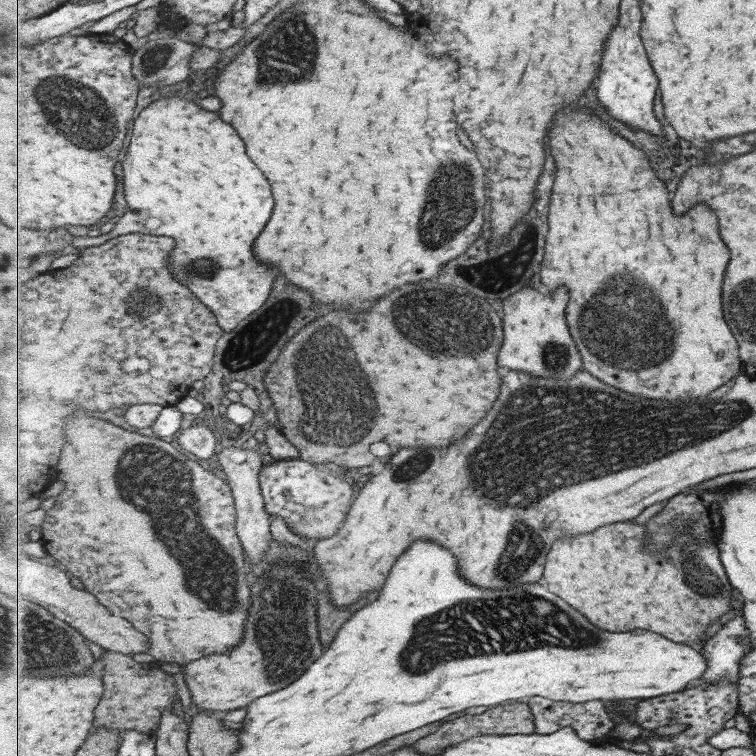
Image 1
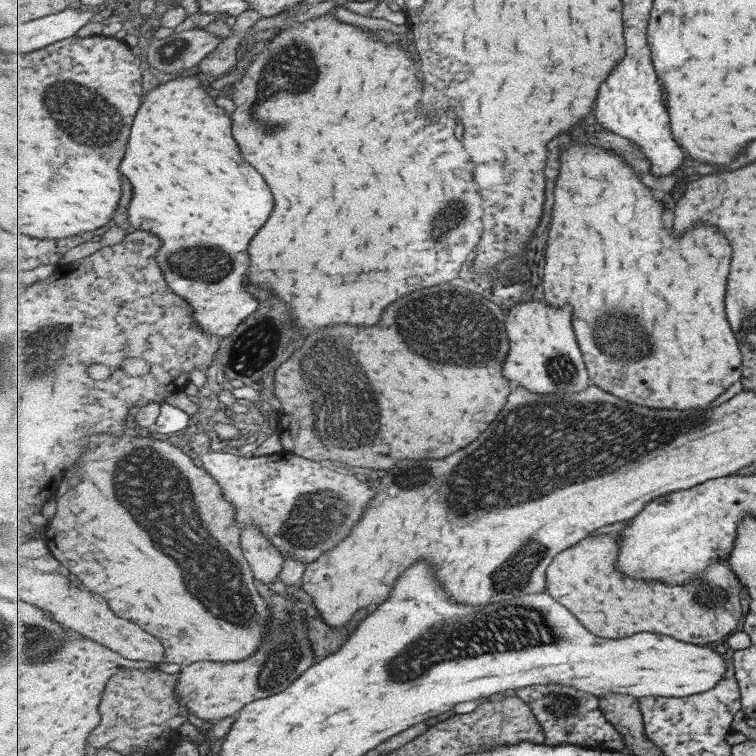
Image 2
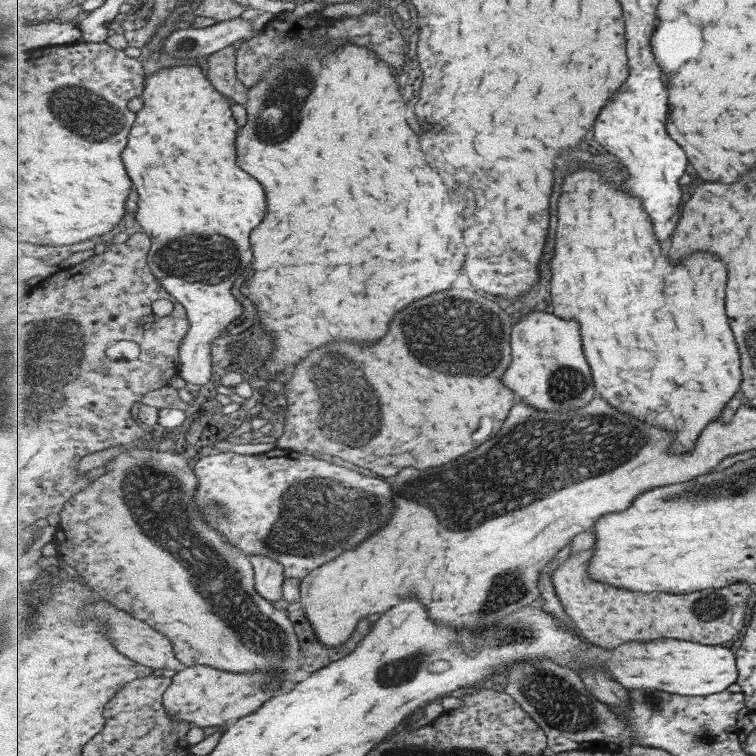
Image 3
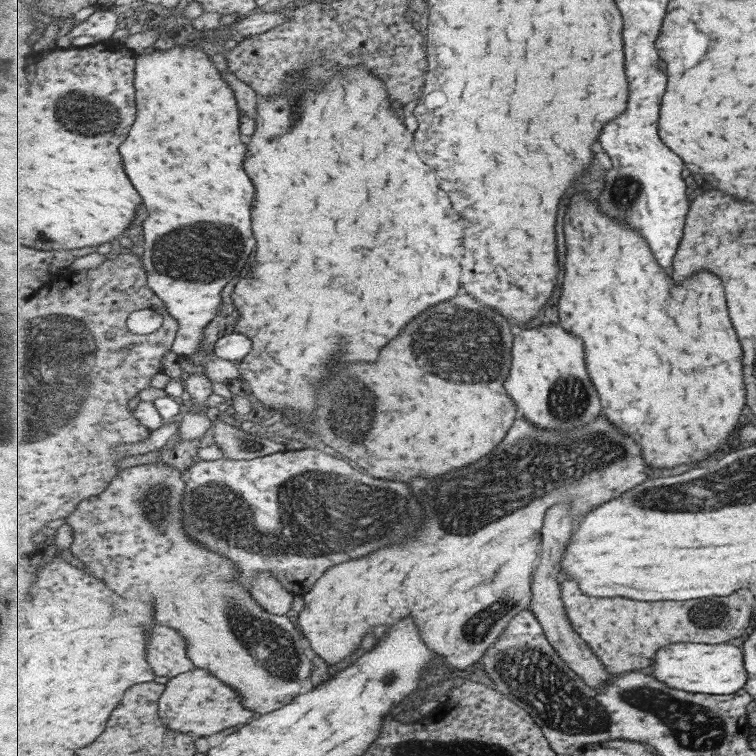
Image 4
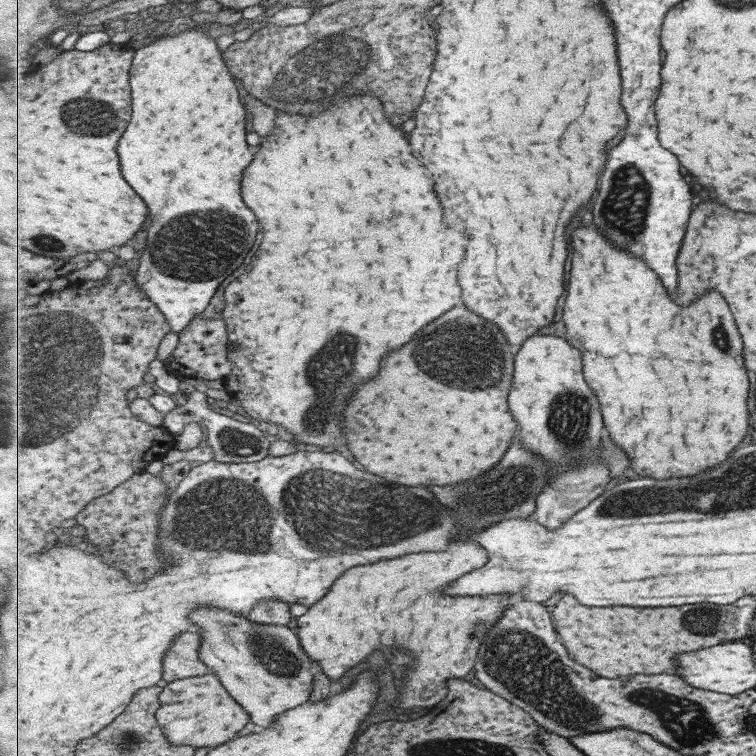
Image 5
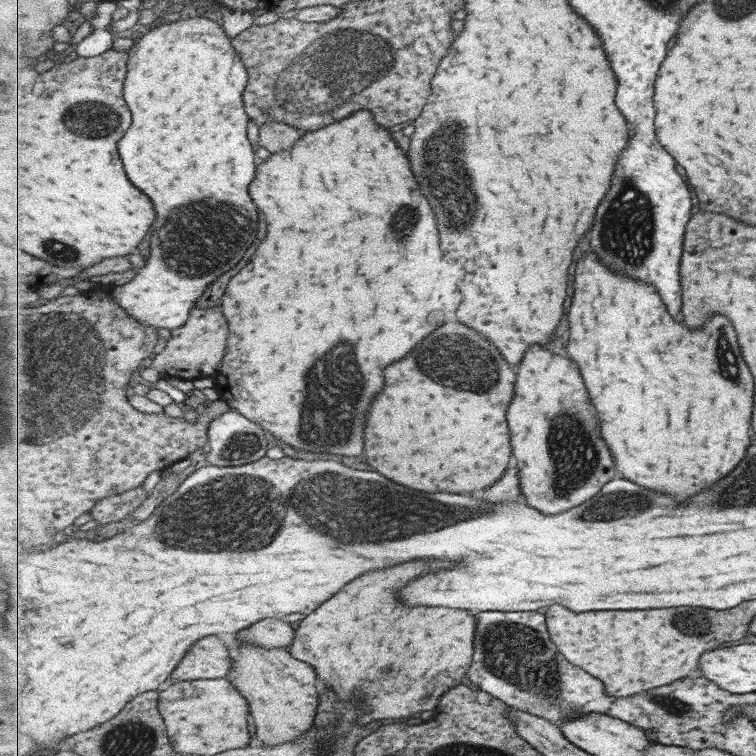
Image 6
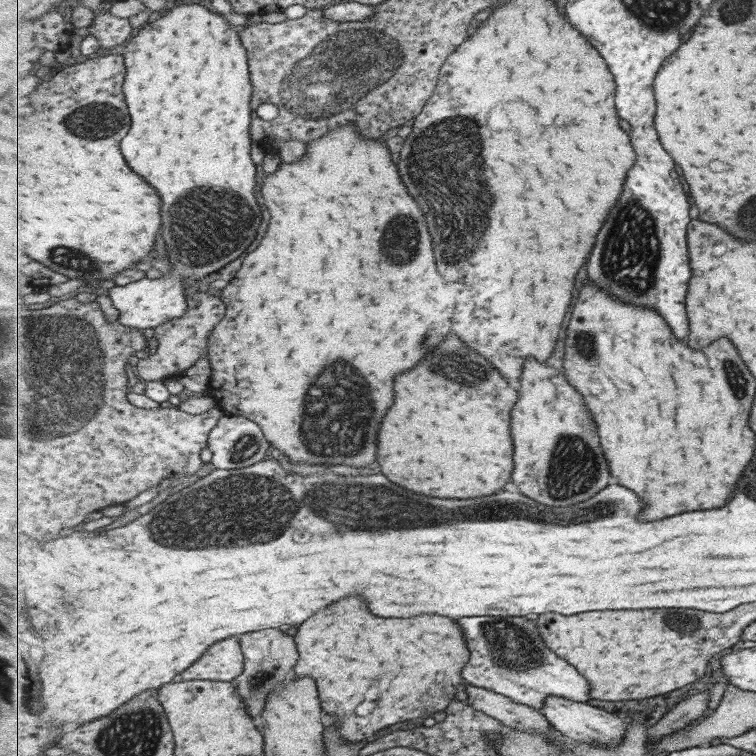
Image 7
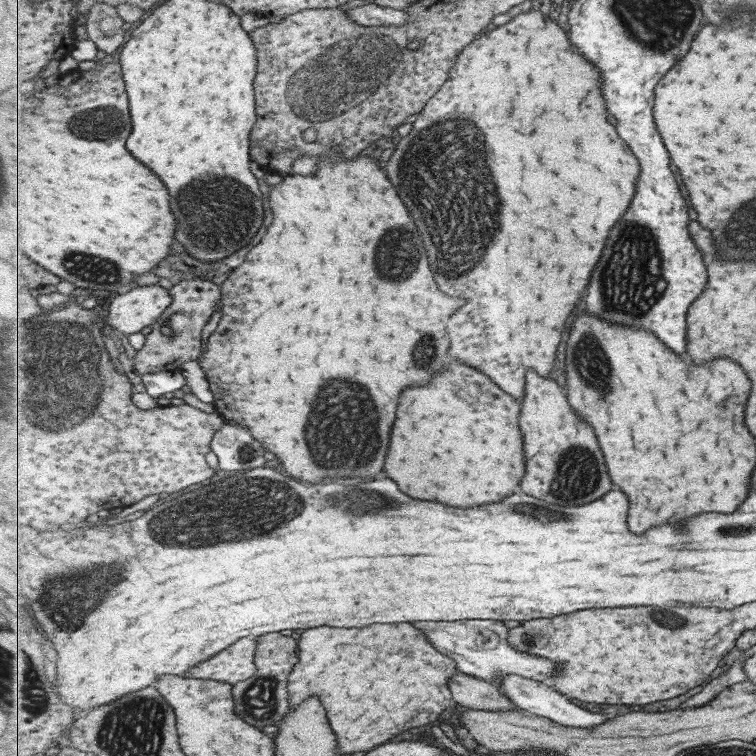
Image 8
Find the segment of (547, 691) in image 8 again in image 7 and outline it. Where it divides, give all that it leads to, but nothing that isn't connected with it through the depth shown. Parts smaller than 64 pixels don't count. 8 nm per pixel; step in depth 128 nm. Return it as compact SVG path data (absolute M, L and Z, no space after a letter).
M555 694L547 697L547 701L540 711L558 732L570 740L586 744L600 744L600 746L608 746L608 748L618 746L627 733L627 727L629 727L617 714L595 708L593 704L571 700Z

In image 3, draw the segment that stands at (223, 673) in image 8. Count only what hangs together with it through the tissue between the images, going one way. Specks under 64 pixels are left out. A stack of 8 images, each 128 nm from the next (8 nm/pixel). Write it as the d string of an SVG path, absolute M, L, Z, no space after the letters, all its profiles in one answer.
M99 602L97 608L95 608L95 614L109 622L111 636L113 636L112 640L115 642L116 648L123 654L126 654L131 660L149 666L153 670L172 670L179 673L187 668L179 661L178 654L174 650L174 642L171 642L170 638L167 638L165 634L161 634L160 630L155 630L153 626L145 624L143 620L129 618L127 612L117 610L109 602Z

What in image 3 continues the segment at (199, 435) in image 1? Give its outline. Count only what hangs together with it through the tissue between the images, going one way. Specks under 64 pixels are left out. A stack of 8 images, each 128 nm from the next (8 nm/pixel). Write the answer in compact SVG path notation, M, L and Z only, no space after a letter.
M274 448L260 455L206 453L194 467L199 478L195 501L199 512L207 516L211 528L219 530L233 546L251 554L269 556L283 564L287 578L301 581L319 566L335 560L347 550L355 550L363 540L379 532L393 516L393 488L381 478L369 478L355 470L337 465L328 457L294 453L289 449Z

